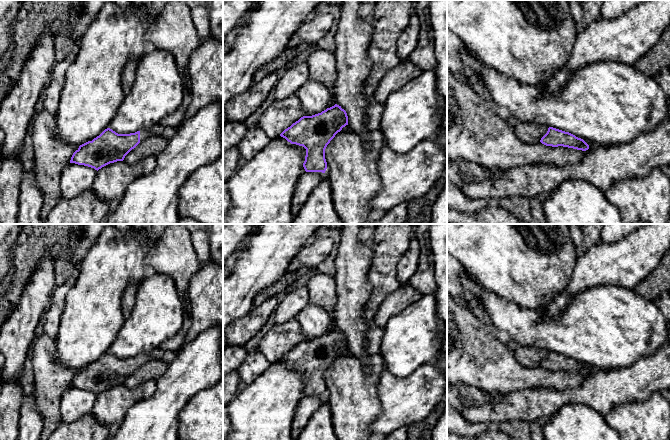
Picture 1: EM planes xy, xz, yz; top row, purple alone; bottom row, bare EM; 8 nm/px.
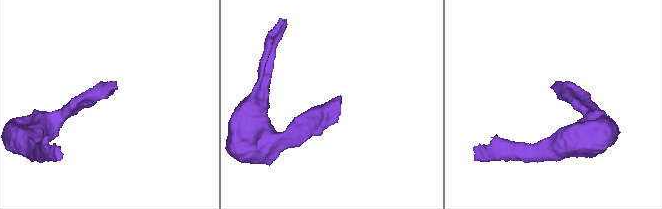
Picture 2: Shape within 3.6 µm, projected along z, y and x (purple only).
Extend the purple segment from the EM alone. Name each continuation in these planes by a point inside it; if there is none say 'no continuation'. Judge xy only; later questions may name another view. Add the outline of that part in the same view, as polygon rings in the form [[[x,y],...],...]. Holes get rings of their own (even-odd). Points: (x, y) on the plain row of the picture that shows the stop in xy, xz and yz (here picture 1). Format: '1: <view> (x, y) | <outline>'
1: xy (168, 356) | [[[158,347],[152,354],[140,354],[140,366],[148,362],[153,357],[170,364],[174,360],[175,355],[176,353],[173,351],[166,351]]]

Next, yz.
1: yz (529, 357) | [[[514,346],[512,348],[517,361],[526,368],[540,366],[549,352],[545,349],[531,346]]]

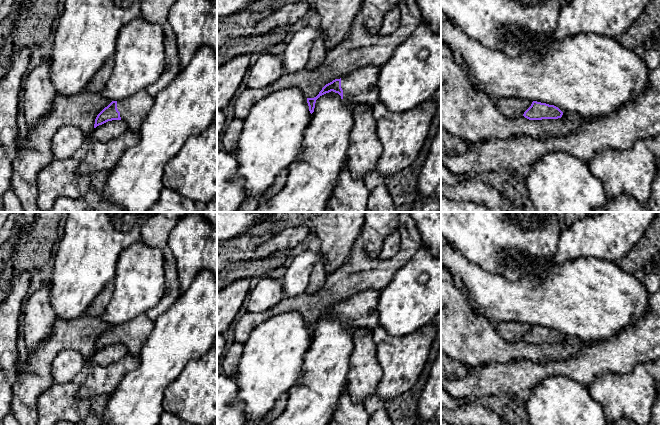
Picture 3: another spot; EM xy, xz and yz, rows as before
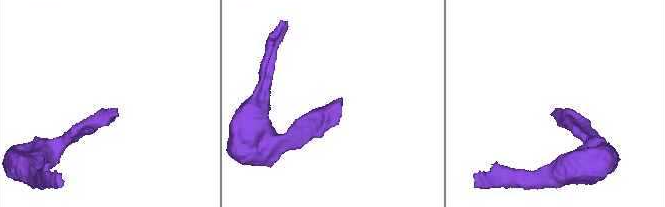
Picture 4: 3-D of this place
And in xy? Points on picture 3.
1: xy (133, 334) | [[[144,313],[128,323],[117,325],[117,333],[129,354],[139,360],[140,351],[153,328],[154,321]]]

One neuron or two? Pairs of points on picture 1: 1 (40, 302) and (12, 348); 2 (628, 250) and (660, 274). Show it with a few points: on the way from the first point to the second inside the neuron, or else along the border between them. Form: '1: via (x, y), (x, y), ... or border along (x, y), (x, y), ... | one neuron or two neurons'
1: via (29, 313), (24, 318), (15, 337) | one neuron
2: border along (660, 259), (636, 285) | two neurons

